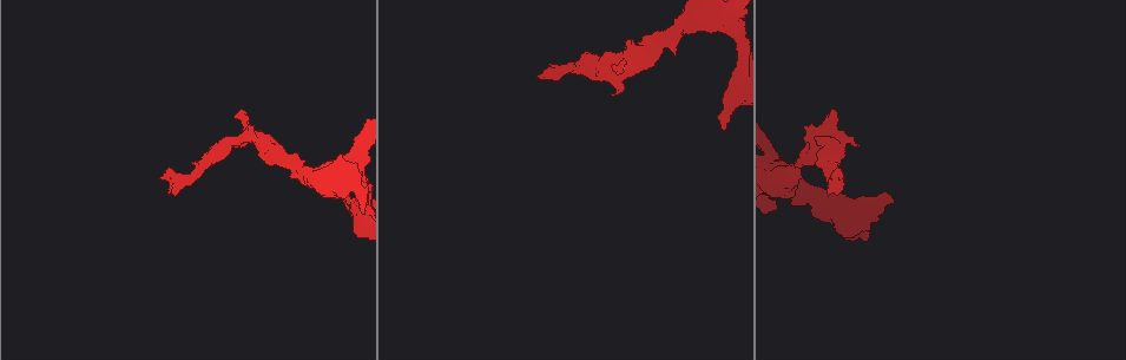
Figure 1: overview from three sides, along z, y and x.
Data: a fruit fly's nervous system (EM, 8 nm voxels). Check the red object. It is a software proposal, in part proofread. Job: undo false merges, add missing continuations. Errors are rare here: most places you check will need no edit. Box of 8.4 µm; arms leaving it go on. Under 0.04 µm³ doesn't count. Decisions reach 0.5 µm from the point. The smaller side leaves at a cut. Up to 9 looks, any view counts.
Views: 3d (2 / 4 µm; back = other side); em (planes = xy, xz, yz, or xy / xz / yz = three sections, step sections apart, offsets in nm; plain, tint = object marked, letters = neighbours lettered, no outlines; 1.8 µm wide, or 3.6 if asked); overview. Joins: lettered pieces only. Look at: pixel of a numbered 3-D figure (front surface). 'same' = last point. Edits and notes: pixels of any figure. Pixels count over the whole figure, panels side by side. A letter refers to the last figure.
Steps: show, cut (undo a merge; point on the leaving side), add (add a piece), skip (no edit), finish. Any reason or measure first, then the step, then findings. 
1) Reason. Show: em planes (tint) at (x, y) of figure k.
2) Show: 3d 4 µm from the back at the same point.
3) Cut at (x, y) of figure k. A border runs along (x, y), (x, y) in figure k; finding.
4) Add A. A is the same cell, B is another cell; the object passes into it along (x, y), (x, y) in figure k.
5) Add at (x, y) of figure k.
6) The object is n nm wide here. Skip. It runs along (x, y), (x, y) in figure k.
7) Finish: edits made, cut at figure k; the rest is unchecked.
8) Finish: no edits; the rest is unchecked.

Free end. Show: 3d 2 µm at (163, 177) of figure 1.

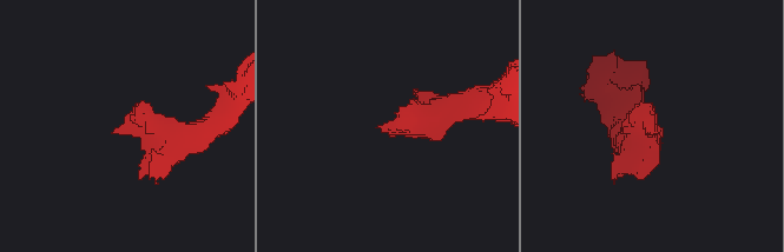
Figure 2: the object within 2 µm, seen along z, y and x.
Need the tissue. Show: em xz step 4 (letters) at (648, 132) of figure 2.

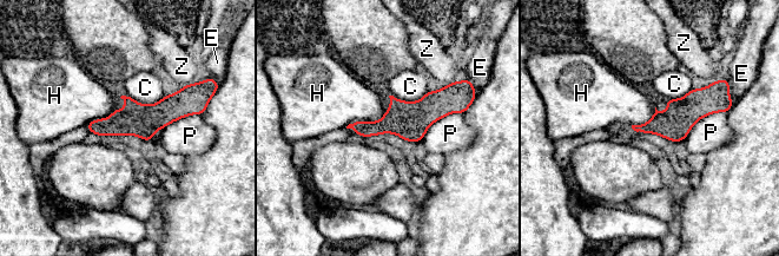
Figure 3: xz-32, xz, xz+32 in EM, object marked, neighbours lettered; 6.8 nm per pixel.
Skip. C, E, H, P and Z are other cells; it runs along (456, 107), (355, 126) in figure 3; none of them fits.

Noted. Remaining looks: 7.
Free end. Show: 3d 2 µm at (676, 52) of figure 1.

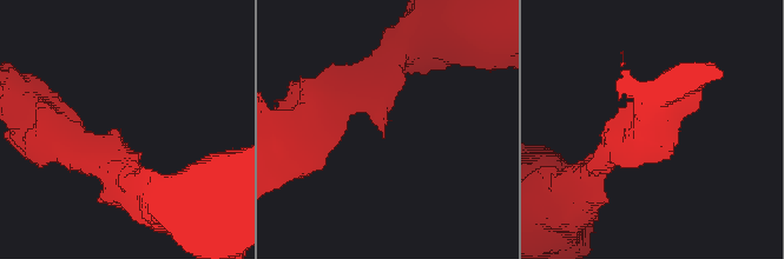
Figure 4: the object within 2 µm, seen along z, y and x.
Now the EM. Show: em xy step 8 (letters) at (384, 132) of figure 4.

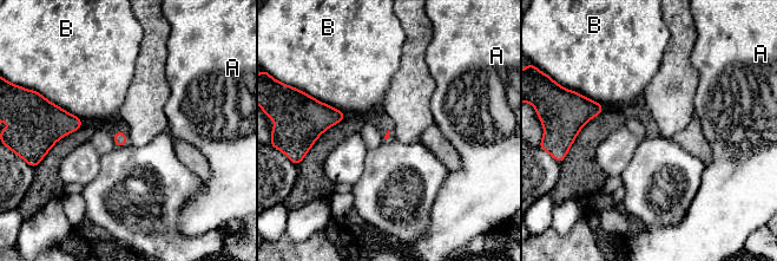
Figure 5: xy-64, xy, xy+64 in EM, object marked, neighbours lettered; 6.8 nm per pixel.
Skip. A and B are other cells; a border runs along (50, 100), (76, 115), (83, 122) in figure 5; none of them fits.

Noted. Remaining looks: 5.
Branch stops here. Show: em planes (plain) at (723, 128) of figure 1.

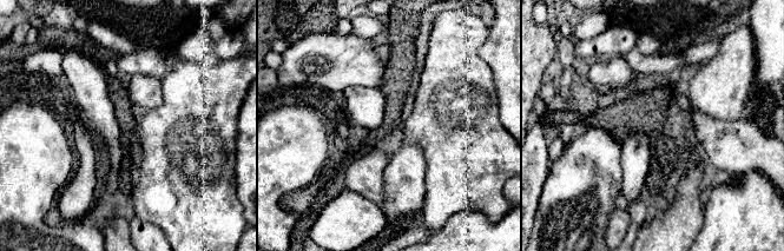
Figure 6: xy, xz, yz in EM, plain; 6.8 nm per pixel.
What lies round it. Show: em planes (letters) at the same point.

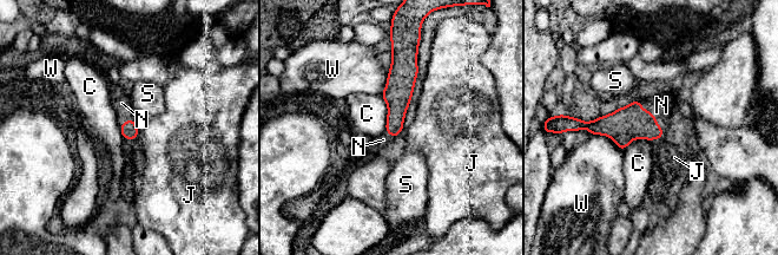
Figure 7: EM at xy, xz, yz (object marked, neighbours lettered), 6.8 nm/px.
Add N. N is the same cell, C, J, S and W are other cells; the object passes into it along (631, 122), (653, 115), (661, 105) in figure 7; it goes on there.

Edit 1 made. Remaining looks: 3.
Finish: edits made, add at figure 7; the rest is unchecked.

